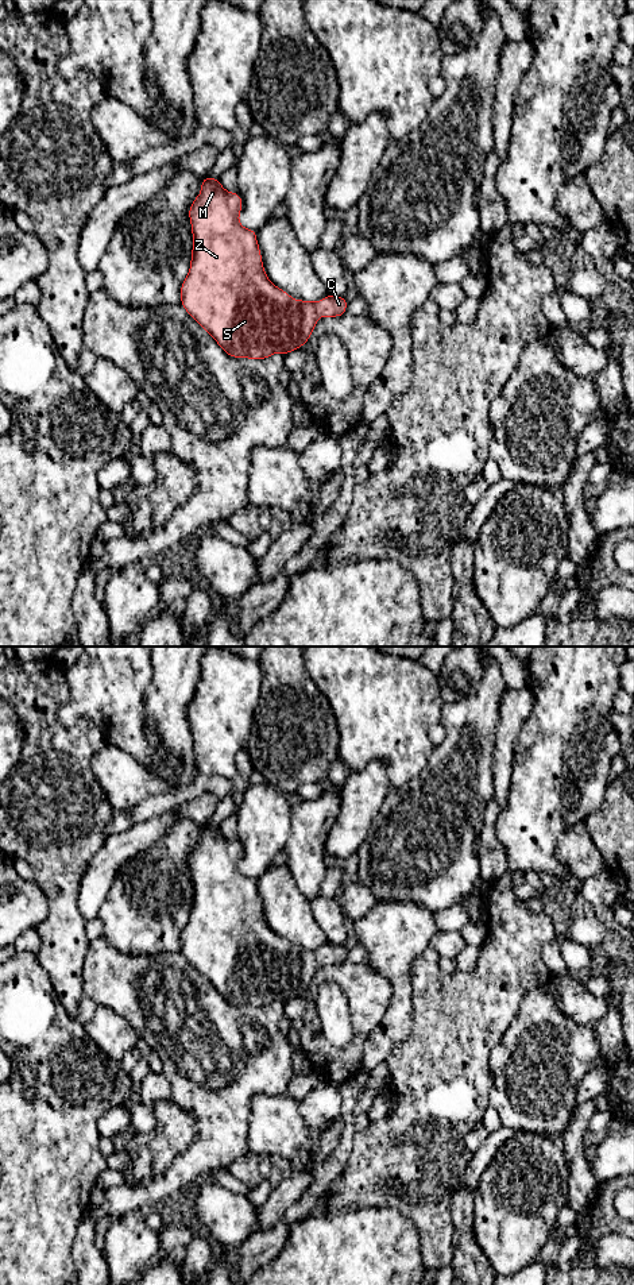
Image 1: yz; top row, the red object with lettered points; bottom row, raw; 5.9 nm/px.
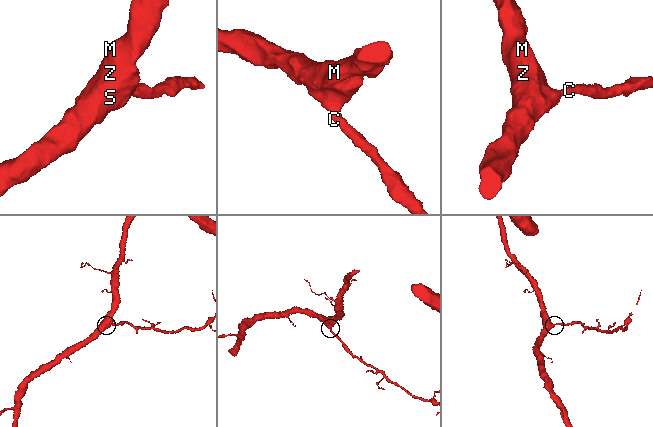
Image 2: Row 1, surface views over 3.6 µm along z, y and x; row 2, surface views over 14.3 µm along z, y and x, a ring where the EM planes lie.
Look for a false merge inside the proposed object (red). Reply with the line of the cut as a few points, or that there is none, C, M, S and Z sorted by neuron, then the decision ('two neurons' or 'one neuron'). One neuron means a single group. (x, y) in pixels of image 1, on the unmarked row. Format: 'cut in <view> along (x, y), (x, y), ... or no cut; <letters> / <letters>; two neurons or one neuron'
no cut; C M S Z; one neuron

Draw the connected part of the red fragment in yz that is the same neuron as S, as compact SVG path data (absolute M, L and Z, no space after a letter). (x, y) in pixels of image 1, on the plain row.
M202 825L200 844L189 856L193 896L190 918L181 933L181 953L232 1006L266 1007L301 996L324 965L344 964L348 948L328 942L322 948L294 948L266 923L256 879L239 871L243 848L227 840L219 825Z

